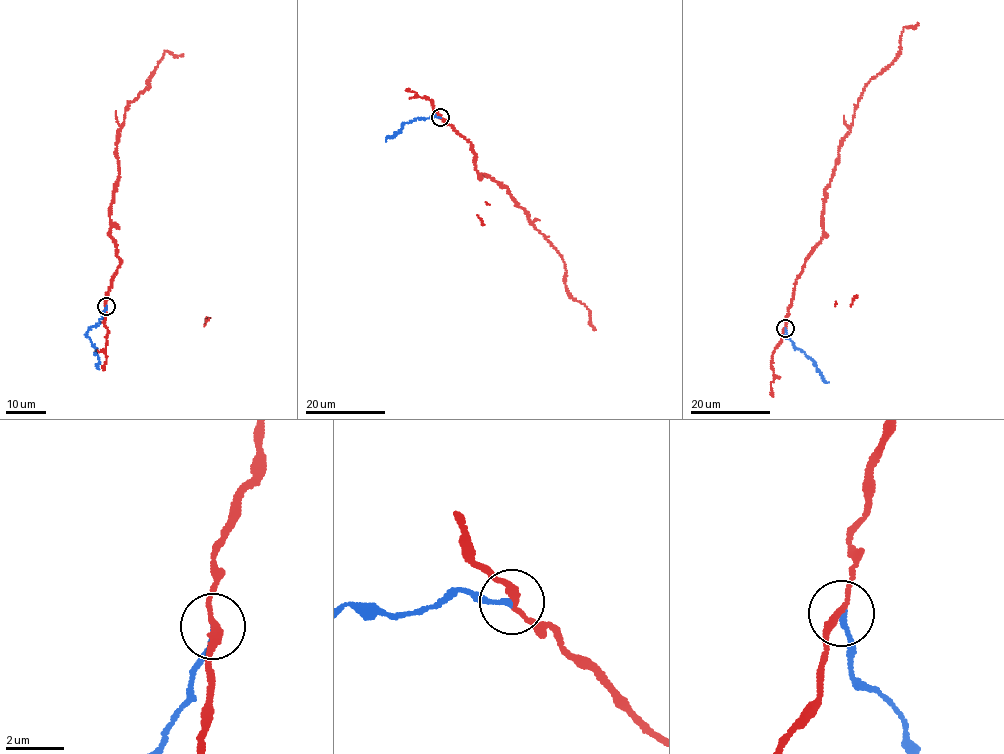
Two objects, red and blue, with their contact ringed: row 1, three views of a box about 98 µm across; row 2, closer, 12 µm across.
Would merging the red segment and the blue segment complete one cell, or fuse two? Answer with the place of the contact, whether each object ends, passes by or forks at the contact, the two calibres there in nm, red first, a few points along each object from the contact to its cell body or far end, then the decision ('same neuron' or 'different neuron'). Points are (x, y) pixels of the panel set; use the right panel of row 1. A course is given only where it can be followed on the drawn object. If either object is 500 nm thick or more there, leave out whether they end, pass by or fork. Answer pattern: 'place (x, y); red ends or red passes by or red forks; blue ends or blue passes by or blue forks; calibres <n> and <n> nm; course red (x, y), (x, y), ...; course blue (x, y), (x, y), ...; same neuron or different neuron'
place (785, 328); red passes by; blue ends; calibres 200 and 160 nm; course red (785, 328), (797, 278), (822, 237), (825, 188), (854, 108), (865, 86), (897, 57), (904, 29), (918, 23); course blue (785, 328), (785, 336), (795, 349), (802, 350), (814, 362), (820, 376), (829, 381); different neuron

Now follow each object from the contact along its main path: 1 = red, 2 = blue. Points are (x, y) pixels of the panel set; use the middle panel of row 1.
1: (440, 117), (471, 144), (478, 172), (507, 188), (554, 246), (566, 270), (568, 293), (588, 310), (594, 330)
2: (440, 117), (417, 117), (404, 123), (400, 131), (385, 142)

